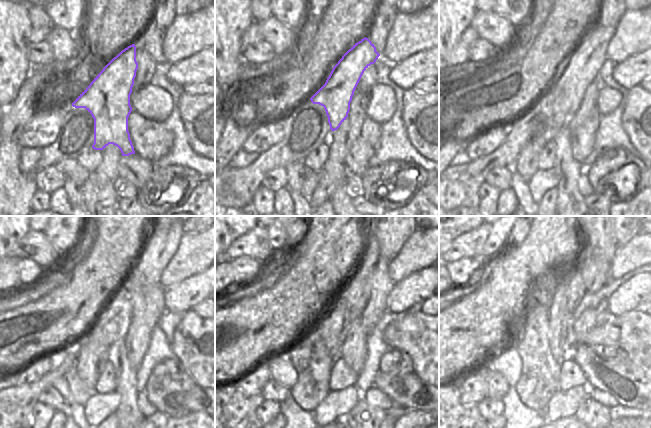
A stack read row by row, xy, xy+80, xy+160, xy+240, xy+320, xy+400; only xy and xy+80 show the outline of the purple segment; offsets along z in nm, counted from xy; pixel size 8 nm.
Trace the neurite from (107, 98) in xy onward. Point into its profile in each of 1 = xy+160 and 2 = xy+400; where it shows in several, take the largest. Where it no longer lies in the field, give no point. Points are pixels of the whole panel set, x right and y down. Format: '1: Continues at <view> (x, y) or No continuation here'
1: Continues at xy+160 (583, 65)
2: Continues at xy+400 (623, 236).

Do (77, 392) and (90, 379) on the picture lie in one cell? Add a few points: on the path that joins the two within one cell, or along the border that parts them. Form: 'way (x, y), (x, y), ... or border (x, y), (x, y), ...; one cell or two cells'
border (76, 361), (76, 374), (89, 387), (93, 388); two cells

